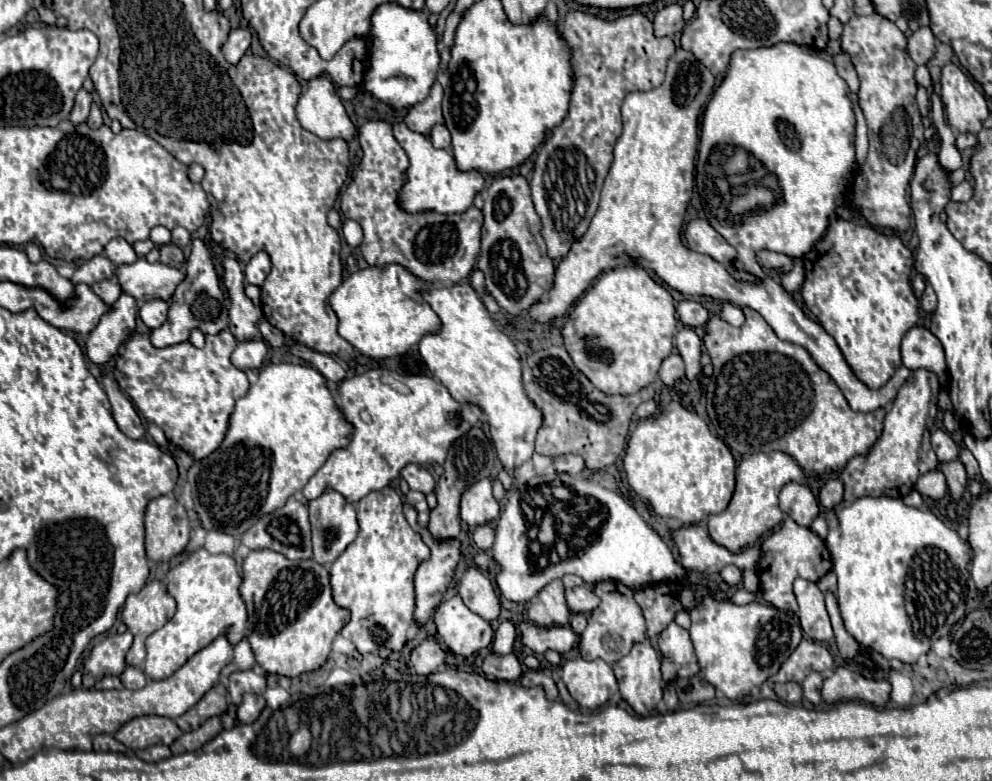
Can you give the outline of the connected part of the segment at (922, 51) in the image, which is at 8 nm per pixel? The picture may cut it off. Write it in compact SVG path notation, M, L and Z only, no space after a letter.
M928 26L918 28L908 38L908 54L916 64L926 64L934 54L934 34Z

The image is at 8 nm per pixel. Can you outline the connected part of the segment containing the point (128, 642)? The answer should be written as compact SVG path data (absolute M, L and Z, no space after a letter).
M130 632L124 634L108 634L102 642L98 642L90 656L84 662L84 688L92 688L104 676L120 676L126 668L126 652L132 646L134 636Z

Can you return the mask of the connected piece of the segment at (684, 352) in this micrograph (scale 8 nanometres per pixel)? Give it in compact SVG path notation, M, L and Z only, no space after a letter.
M684 326L676 334L676 348L686 364L686 378L692 380L700 374L700 354L702 354L702 340L696 330Z

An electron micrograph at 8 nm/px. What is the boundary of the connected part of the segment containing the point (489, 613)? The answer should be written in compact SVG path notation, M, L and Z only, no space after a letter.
M468 568L464 572L458 584L458 594L462 596L464 604L484 620L494 622L500 616L500 602L494 592L494 586L490 578L478 568Z

